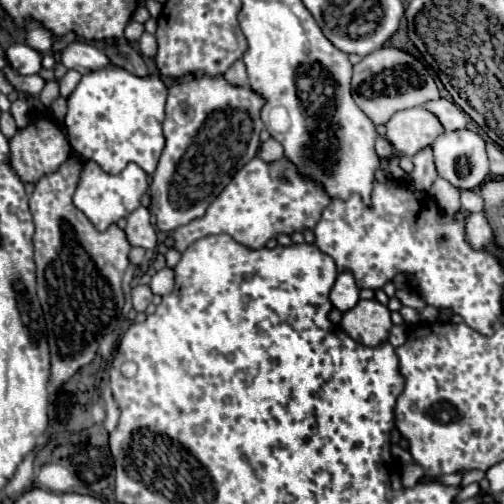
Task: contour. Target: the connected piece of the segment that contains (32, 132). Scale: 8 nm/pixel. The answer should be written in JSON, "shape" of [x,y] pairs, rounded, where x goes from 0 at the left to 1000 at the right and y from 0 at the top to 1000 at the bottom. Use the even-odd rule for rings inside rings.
{"shape":[[[62,236],[62,244],[50,256],[34,260],[30,272],[18,276],[18,292],[22,292],[22,327],[46,363],[69,363],[69,355],[105,343],[141,308],[141,288],[125,260],[89,236],[85,240]]]}

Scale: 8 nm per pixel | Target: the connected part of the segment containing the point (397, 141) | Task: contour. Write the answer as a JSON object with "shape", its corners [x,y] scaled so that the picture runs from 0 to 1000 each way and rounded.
{"shape":[[[839,212],[788,220],[764,252],[764,276],[792,308],[808,312],[819,312],[839,292],[859,288],[871,264],[879,264],[879,248],[867,240],[867,232]]]}

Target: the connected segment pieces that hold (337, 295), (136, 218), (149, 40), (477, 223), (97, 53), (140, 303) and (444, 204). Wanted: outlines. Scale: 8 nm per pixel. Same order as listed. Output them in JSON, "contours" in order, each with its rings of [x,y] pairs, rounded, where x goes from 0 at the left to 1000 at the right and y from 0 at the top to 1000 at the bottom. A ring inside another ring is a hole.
{"contours":[[[[696,542],[669,546],[669,558],[661,565],[661,581],[653,585],[653,593],[677,621],[696,617],[712,601],[712,573],[708,573]]],[[[272,411],[256,431],[252,431],[252,450],[248,450],[252,474],[260,486],[276,486],[288,494],[308,494],[312,470],[308,458],[296,442],[296,419],[292,411]]],[[[284,65],[280,77],[276,77],[276,101],[280,101],[284,113],[308,117],[308,109],[312,109],[312,77],[304,69],[296,69],[296,65]]],[[[958,423],[927,435],[927,474],[942,494],[958,494],[970,478],[978,478],[978,454]]],[[[169,81],[137,85],[129,97],[117,101],[117,113],[133,137],[149,137],[161,149],[169,149],[185,137],[200,137],[200,129],[216,129],[216,117],[208,113],[208,105],[200,105],[200,97],[169,85]]],[[[272,565],[260,573],[260,601],[268,617],[288,617],[300,597],[304,597],[304,581],[292,565]]],[[[867,351],[863,363],[851,375],[851,387],[867,399],[867,407],[883,419],[883,423],[903,423],[915,415],[911,403],[911,375],[899,371],[891,359]]]]}

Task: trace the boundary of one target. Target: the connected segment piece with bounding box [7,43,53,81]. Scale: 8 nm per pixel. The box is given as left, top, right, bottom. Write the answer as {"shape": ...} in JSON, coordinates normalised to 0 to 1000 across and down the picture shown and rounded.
{"shape":[[[30,85],[14,97],[14,117],[26,129],[30,141],[38,141],[42,149],[77,149],[89,161],[105,157],[105,141],[101,137],[85,137],[81,129],[81,105],[62,97],[50,85]]]}

